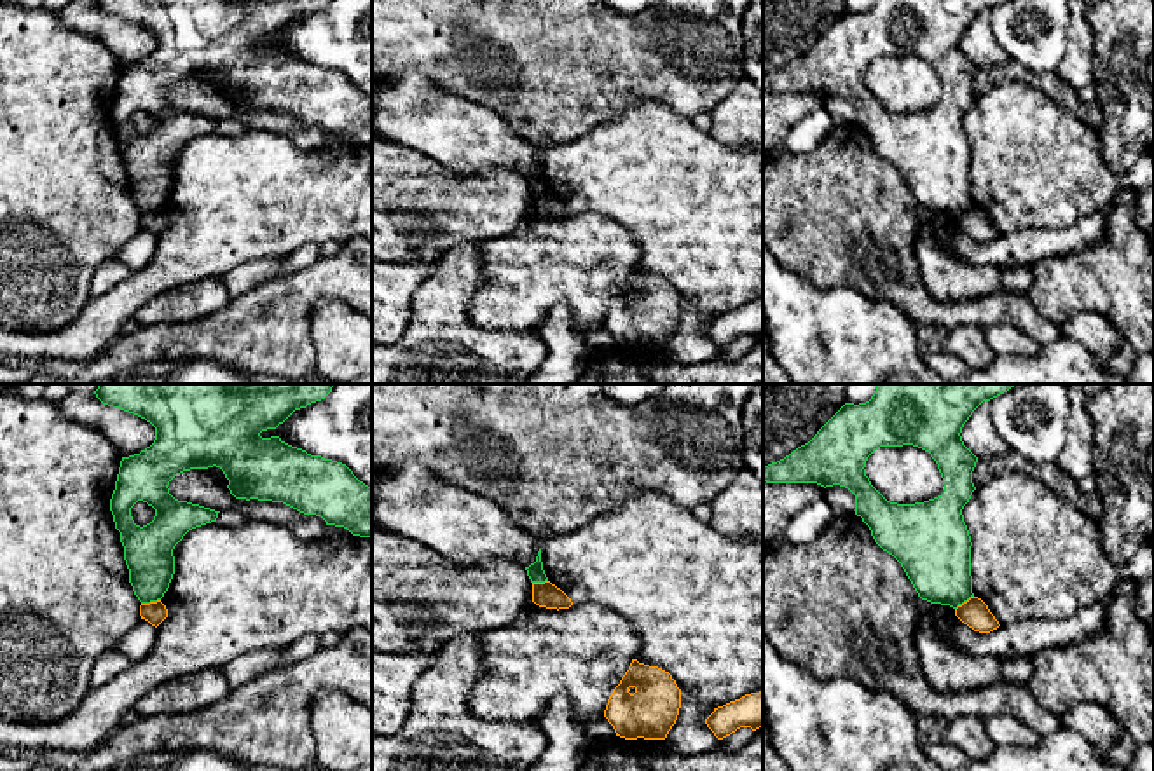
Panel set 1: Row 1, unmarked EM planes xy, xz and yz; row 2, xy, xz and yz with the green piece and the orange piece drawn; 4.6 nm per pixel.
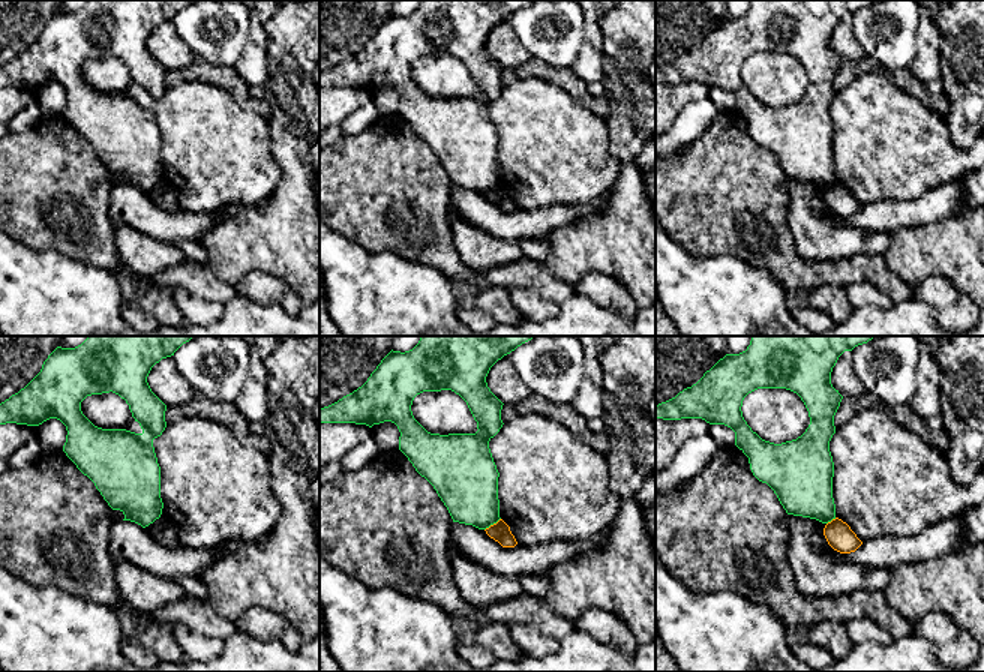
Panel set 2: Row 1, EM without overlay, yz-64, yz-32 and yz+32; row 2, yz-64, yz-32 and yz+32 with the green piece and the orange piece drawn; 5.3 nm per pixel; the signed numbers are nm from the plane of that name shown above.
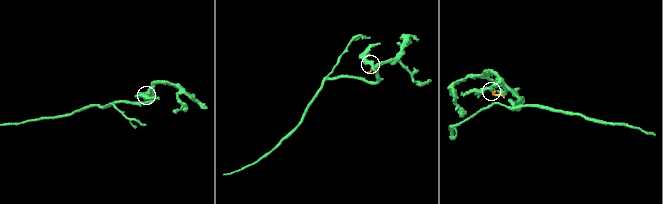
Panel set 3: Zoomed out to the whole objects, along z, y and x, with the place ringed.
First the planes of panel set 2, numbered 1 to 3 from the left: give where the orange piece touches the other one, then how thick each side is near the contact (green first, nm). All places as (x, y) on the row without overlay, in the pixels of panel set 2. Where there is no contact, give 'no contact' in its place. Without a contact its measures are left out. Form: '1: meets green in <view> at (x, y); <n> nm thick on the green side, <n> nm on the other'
1: no contact
2: meets green in yz-32 at (492, 188); 320 nm thick on the green side, 110 nm on the other
3: meets green in yz+32 at (831, 183); 320 nm thick on the green side, 150 nm on the other

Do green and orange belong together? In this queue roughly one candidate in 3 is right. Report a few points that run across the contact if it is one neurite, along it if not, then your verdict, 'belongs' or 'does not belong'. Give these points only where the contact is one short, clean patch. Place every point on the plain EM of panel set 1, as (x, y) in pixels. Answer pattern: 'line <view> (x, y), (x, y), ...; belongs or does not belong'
line xy (159, 208), (142, 213); does not belong

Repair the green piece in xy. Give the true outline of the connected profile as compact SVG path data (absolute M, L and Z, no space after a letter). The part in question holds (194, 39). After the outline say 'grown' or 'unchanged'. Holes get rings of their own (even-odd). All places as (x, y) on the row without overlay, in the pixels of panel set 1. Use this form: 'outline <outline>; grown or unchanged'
outline M94 0L96 7L108 16L134 23L155 37L155 49L140 63L122 66L115 99L110 108L115 138L120 141L124 169L129 178L129 192L141 213L157 211L164 206L175 183L175 155L183 145L201 134L216 131L215 119L178 110L169 103L169 91L190 78L220 77L229 89L227 98L236 108L258 108L283 112L304 124L321 126L326 134L344 136L353 145L372 145L372 96L360 91L353 80L337 70L311 65L302 58L285 52L279 45L262 47L260 42L276 38L295 19L325 9L332 0ZM143 110L155 119L150 133L140 136L131 126L131 117Z; unchanged

